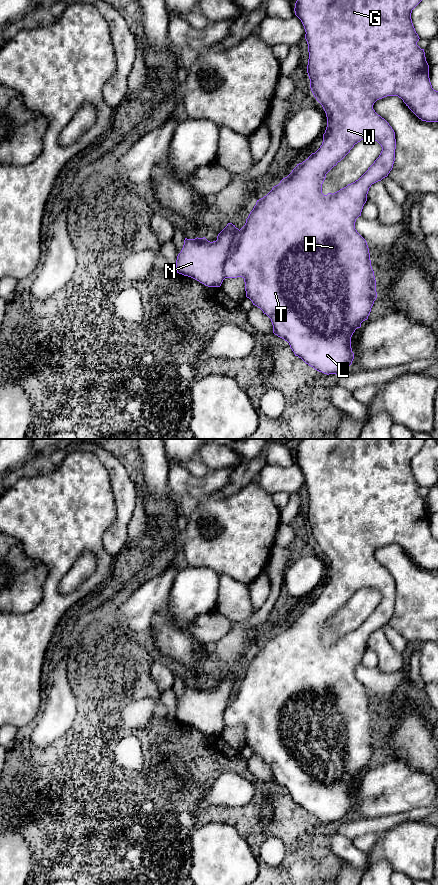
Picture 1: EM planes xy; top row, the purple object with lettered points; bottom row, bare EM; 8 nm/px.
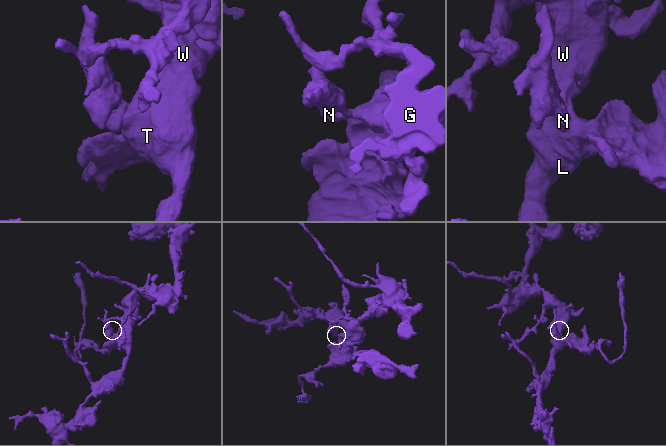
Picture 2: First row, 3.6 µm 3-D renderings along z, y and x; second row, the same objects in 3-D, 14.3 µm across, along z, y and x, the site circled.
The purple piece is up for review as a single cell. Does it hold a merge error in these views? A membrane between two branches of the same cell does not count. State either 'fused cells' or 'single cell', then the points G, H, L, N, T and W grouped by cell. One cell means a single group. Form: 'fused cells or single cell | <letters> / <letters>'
fused cells | G H L T W / N

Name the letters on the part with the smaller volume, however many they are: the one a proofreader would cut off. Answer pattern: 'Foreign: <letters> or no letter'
Foreign: N

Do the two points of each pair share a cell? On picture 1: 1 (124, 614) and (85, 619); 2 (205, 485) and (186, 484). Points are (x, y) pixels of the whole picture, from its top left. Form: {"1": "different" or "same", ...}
{"1": "different", "2": "same"}

